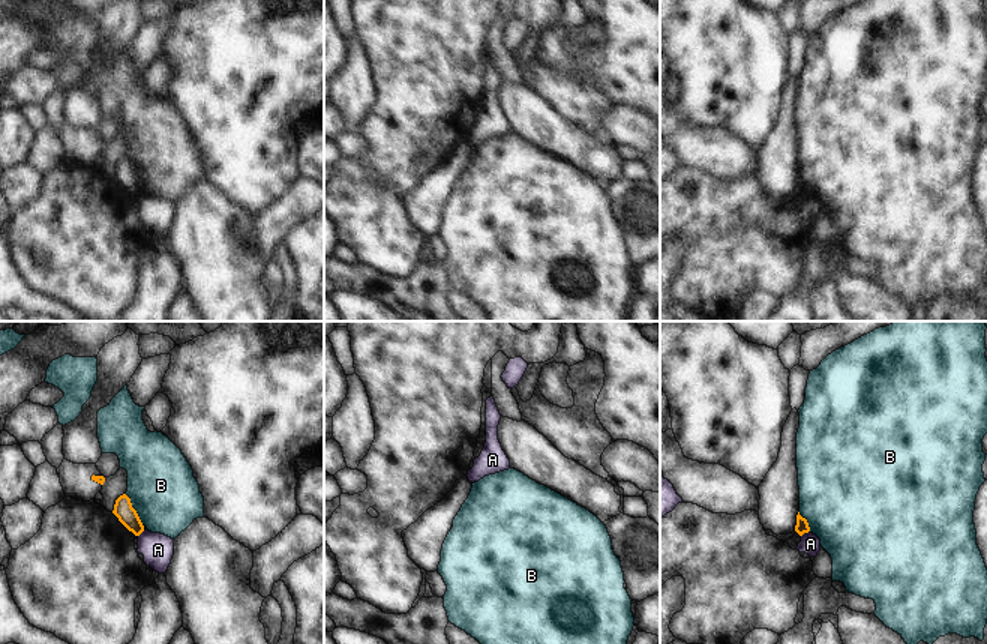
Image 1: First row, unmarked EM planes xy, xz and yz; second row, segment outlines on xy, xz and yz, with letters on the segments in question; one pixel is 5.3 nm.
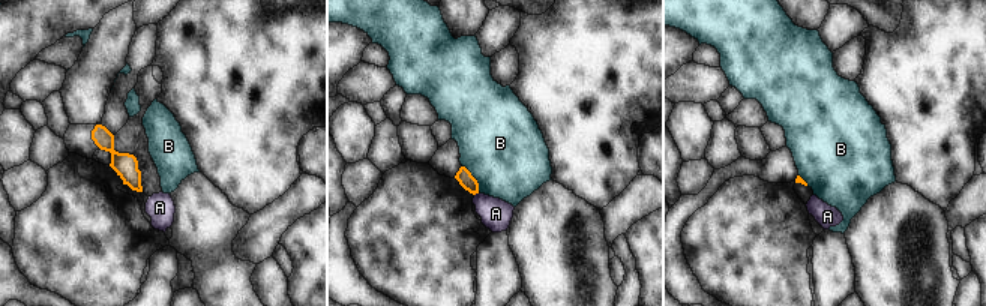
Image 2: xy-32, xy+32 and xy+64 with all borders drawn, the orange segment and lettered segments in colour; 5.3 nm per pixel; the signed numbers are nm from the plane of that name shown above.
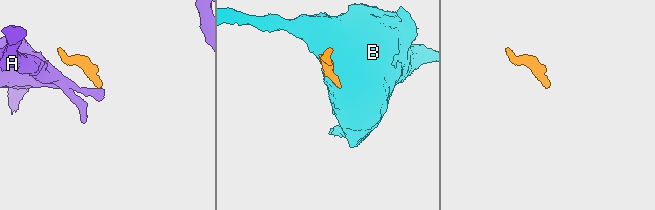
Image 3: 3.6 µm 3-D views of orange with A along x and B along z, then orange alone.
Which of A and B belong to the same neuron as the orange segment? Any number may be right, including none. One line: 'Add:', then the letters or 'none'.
Add: none.

